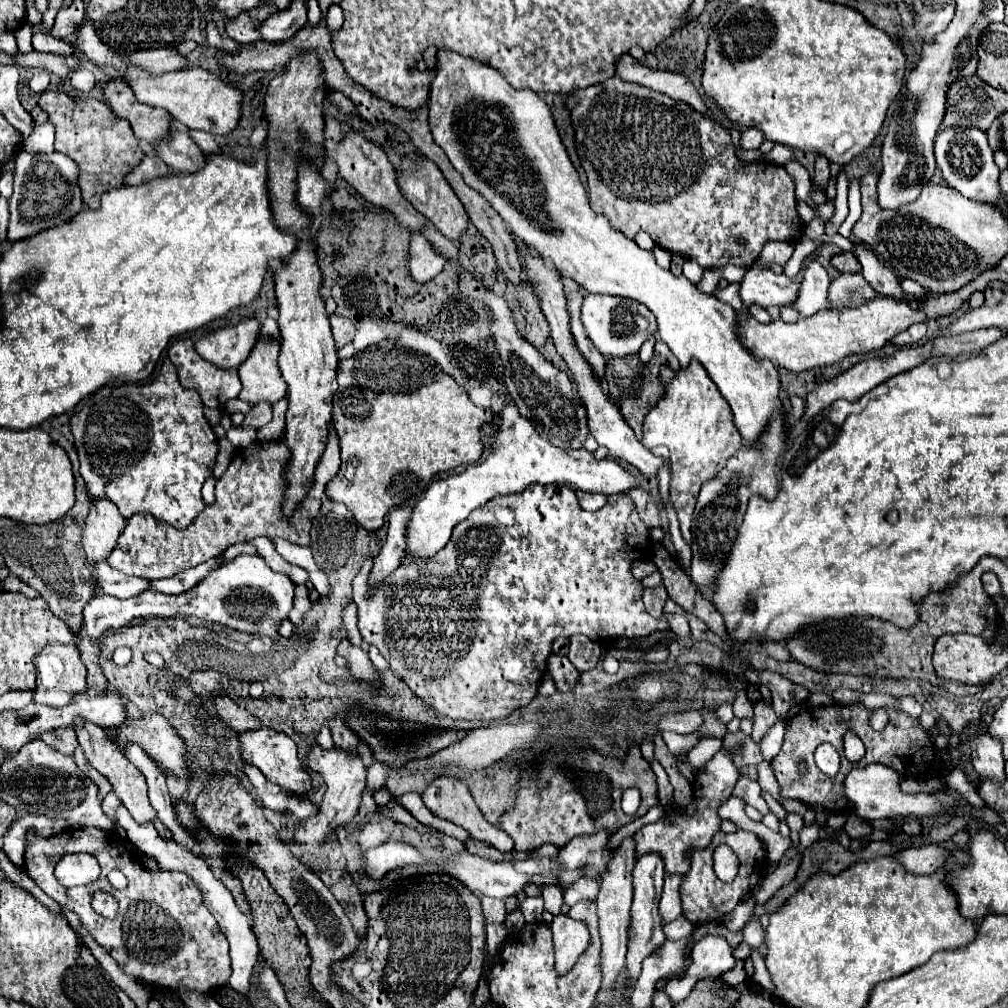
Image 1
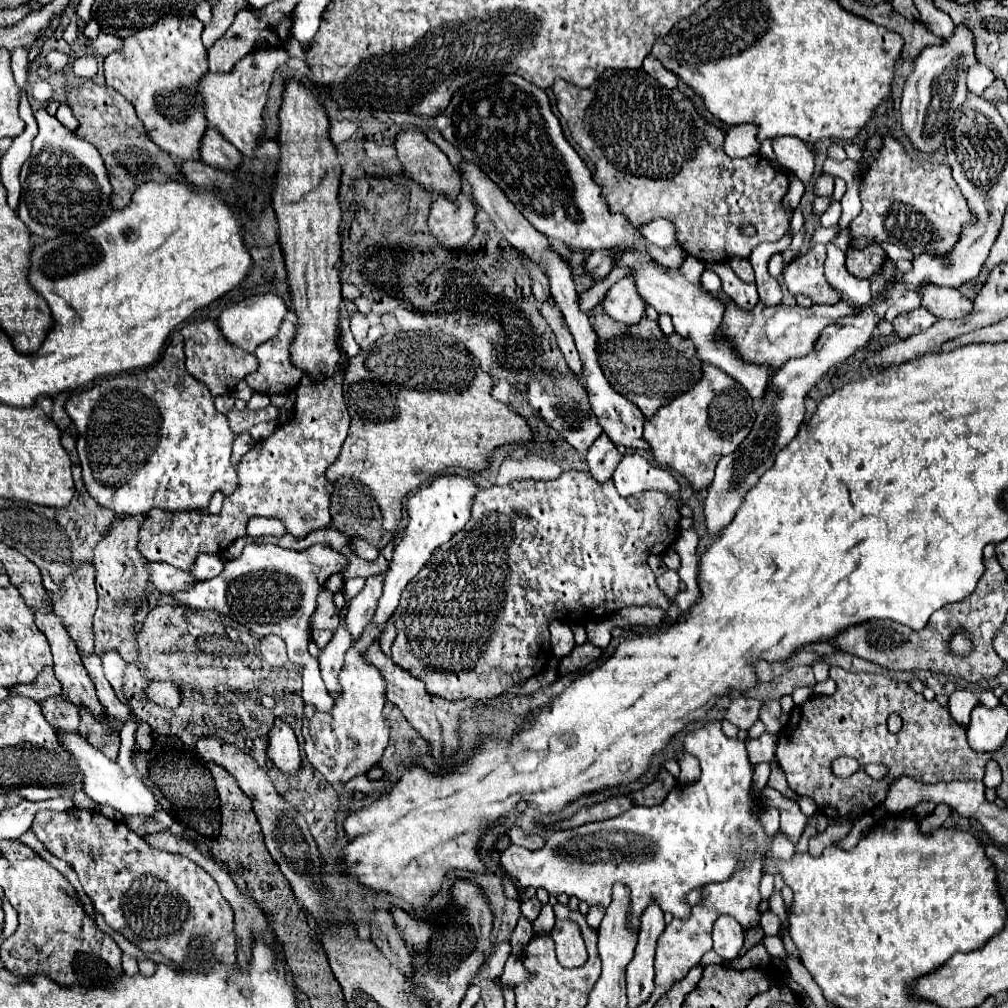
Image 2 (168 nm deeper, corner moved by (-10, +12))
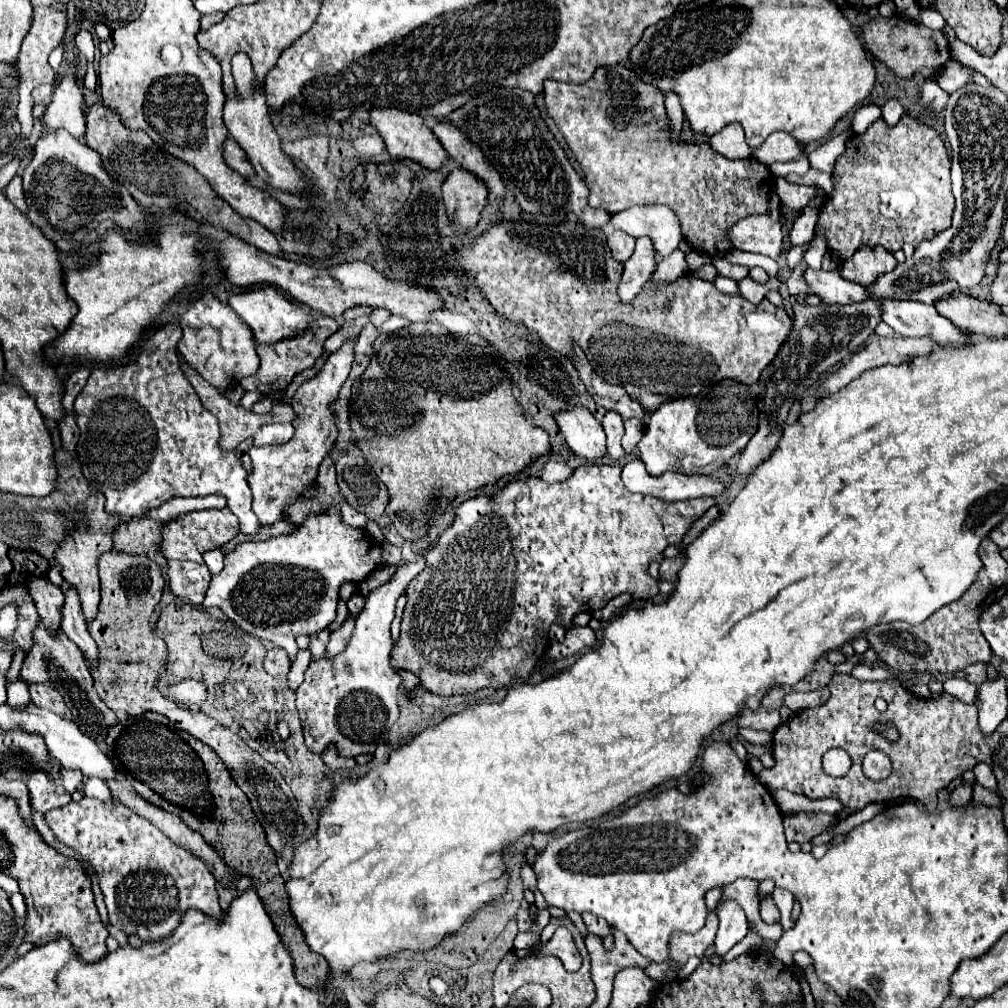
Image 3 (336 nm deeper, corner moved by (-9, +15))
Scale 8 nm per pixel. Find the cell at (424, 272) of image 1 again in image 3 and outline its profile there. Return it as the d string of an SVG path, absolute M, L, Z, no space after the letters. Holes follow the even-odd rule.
M454 168L442 184L442 202L448 218L464 230L472 230L486 206L488 190L470 172Z

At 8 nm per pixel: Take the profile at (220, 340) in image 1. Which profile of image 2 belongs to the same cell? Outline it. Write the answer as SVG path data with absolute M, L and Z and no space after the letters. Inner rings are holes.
M275 293L253 295L251 299L245 299L241 303L227 307L219 317L219 327L229 343L253 353L261 343L265 343L265 341L273 339L273 335L277 335L279 325L285 315L287 315L287 305L279 295L275 295Z

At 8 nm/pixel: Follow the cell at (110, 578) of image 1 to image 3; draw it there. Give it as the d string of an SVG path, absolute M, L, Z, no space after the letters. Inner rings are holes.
M168 562L168 584L172 594L186 598L192 604L202 604L206 588L210 584L210 572L206 564L196 562Z

